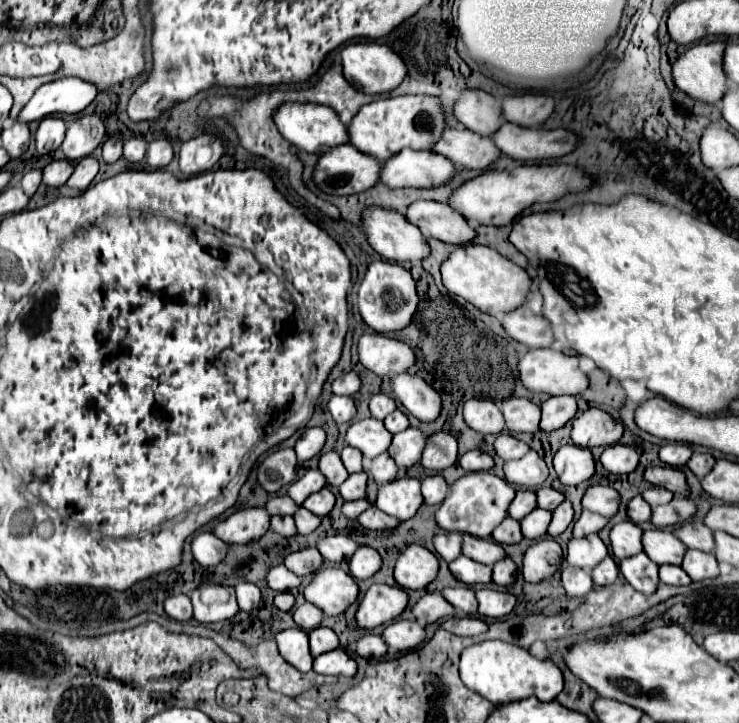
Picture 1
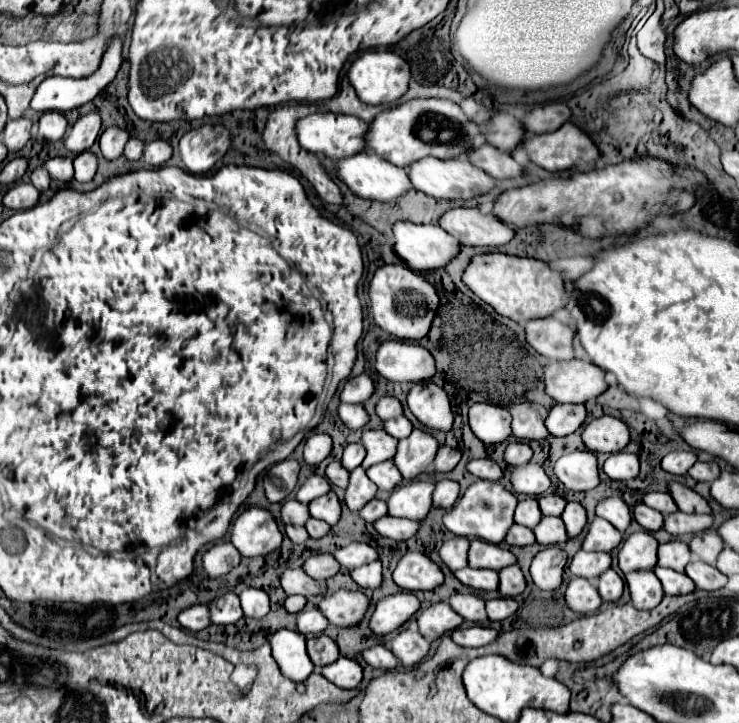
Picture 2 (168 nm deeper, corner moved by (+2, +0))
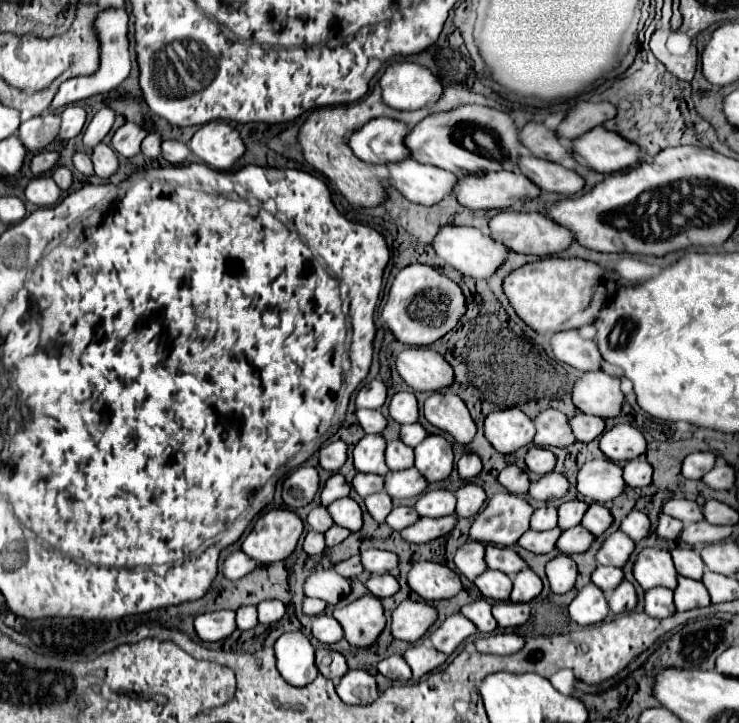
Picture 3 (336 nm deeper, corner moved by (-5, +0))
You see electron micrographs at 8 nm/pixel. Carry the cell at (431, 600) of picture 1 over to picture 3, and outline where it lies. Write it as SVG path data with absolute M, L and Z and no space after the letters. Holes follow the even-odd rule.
M455 613L455 615L449 615L437 629L433 629L429 639L437 651L451 655L459 647L459 643L471 637L473 633L477 633L477 627L461 613Z

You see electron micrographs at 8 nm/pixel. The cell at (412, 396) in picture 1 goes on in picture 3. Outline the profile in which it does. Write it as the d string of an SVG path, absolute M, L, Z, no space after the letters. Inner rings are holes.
M449 391L433 393L423 405L423 415L431 425L439 427L441 431L447 431L461 445L467 445L477 433L477 427L463 399Z

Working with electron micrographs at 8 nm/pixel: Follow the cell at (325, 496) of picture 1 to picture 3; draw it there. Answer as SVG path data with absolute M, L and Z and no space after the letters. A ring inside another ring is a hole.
M341 497L337 501L333 501L327 511L331 513L333 521L339 525L339 527L345 527L349 531L359 531L361 525L363 525L363 519L361 519L361 509L357 505L357 501L353 501L351 497Z

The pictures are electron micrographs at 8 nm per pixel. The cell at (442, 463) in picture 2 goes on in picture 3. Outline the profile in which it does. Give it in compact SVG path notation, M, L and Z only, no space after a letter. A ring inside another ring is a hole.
M465 453L457 461L457 471L459 471L461 479L471 479L471 477L479 475L479 471L481 471L481 459L475 453Z

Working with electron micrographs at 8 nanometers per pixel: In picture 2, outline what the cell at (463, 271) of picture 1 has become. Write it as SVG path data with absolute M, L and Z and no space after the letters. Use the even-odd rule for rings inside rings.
M486 253L486 255L476 255L472 259L472 263L468 265L466 273L464 273L464 283L482 299L486 301L488 305L494 307L496 313L500 315L506 315L508 319L512 321L518 321L520 325L524 325L526 321L530 319L544 319L544 317L550 317L554 315L556 311L564 309L568 305L568 299L566 299L566 283L560 275L560 271L554 271L550 269L548 263L540 261L540 259L530 259L530 257L512 257L512 255L506 255L506 253Z

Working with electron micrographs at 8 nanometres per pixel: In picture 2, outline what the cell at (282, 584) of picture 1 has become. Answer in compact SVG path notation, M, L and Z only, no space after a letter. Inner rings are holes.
M288 569L280 577L282 589L286 595L304 595L304 597L316 597L326 593L326 583L312 579L304 569Z

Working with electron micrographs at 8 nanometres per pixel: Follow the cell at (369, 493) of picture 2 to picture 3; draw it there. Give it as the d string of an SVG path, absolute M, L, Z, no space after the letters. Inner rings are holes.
M381 491L381 493L373 493L373 495L365 497L365 507L375 521L383 523L385 517L389 515L389 511L393 509L393 501L385 491Z

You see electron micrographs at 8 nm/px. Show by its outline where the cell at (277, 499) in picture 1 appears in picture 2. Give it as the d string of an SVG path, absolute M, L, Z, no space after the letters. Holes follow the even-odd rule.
M290 499L282 505L282 521L284 523L292 523L292 525L306 525L306 521L310 519L310 511L308 511L308 505L296 501L296 499Z

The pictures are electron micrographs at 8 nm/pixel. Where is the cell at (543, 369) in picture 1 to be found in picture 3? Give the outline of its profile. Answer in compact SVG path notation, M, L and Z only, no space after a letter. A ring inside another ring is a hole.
M587 371L573 385L573 405L587 415L601 419L617 417L623 403L619 379L605 371Z

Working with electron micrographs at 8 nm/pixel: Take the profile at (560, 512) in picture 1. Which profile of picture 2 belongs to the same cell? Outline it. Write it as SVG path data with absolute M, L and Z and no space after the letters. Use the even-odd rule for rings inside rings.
M568 503L566 505L566 513L562 513L562 519L566 523L566 529L568 529L570 537L580 535L582 529L586 527L586 523L588 523L586 509L582 507L582 503Z

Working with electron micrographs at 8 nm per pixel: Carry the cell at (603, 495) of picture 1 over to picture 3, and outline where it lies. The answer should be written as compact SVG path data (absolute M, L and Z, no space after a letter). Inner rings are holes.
M631 511L629 515L623 517L619 529L621 529L625 535L629 535L633 541L641 541L643 537L647 537L649 525L651 525L651 523L649 523L649 519L647 519L645 513L641 513L641 511Z

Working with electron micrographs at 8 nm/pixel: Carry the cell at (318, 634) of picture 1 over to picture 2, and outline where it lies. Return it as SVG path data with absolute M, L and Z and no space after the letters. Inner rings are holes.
M318 635L318 637L310 637L308 639L308 657L312 659L312 663L316 665L316 669L326 667L330 663L334 663L340 653L338 653L338 645L326 637L326 635Z

